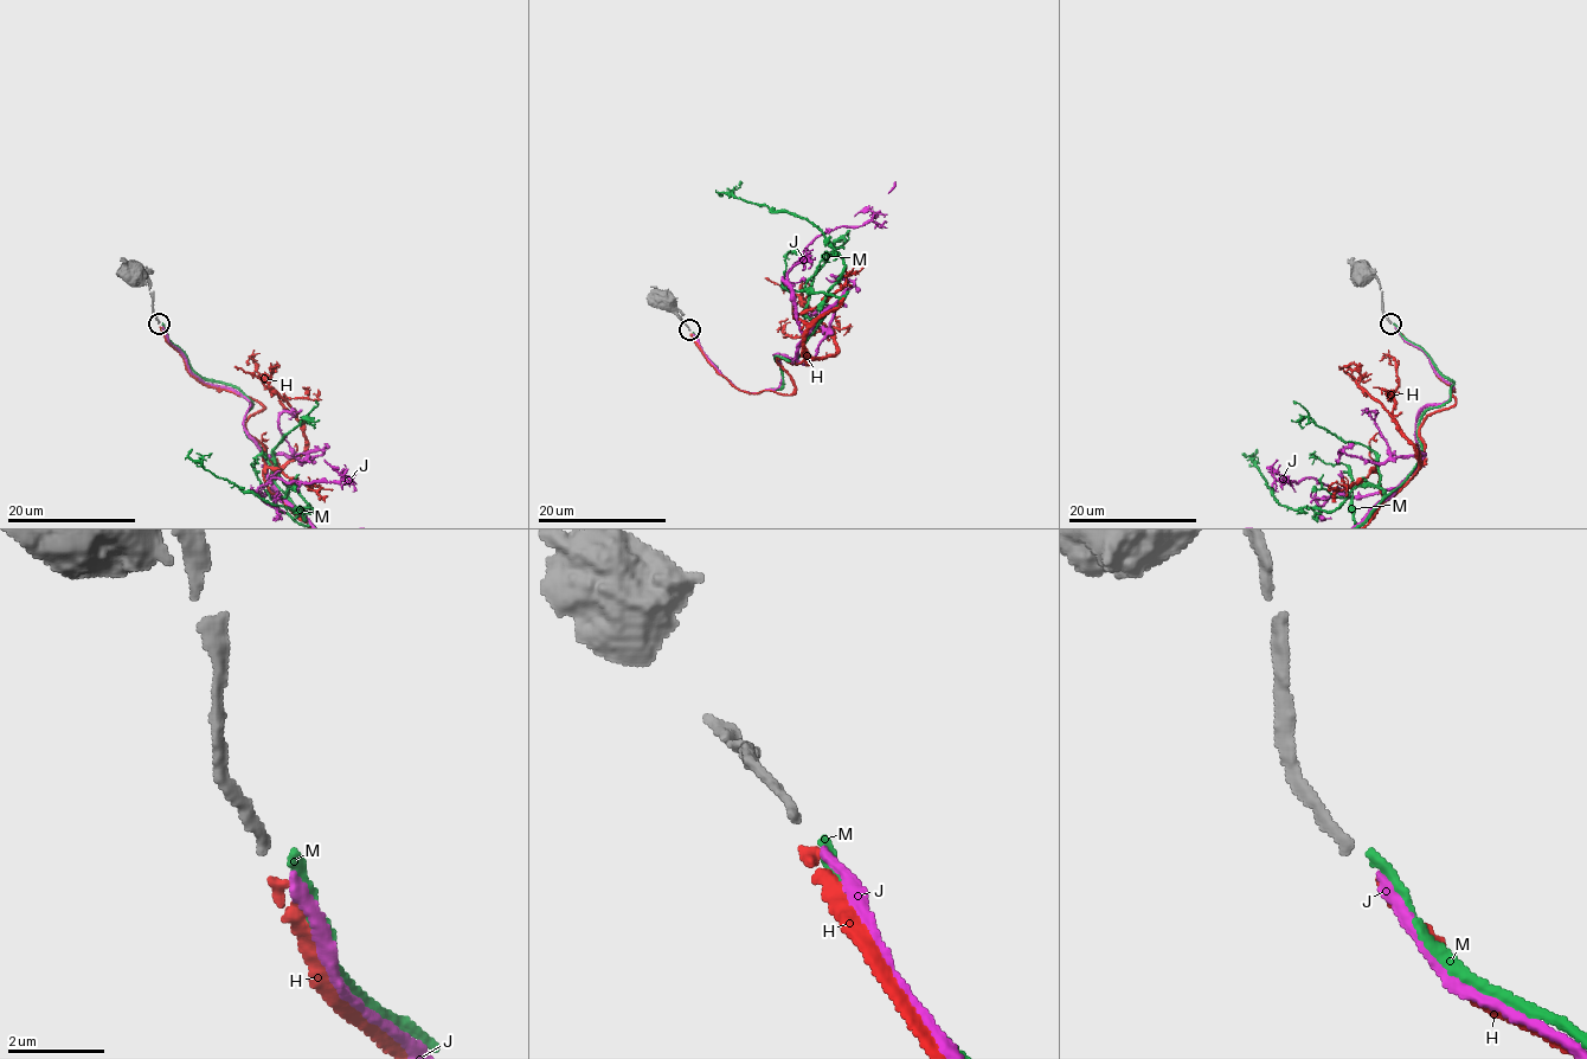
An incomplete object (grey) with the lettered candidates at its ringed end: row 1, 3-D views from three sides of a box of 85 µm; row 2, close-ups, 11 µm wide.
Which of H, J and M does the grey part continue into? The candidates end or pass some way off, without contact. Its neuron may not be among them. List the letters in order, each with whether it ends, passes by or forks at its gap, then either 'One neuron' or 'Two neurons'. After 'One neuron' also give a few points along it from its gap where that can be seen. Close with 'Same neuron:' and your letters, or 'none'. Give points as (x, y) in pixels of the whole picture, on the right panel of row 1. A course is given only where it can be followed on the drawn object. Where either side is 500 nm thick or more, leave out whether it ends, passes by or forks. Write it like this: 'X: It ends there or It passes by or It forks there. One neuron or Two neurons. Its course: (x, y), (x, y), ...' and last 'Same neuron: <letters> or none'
H: It ends there. One neuron
J: It ends there. Two neurons
M: It ends there. Two neurons
Same neuron: H

